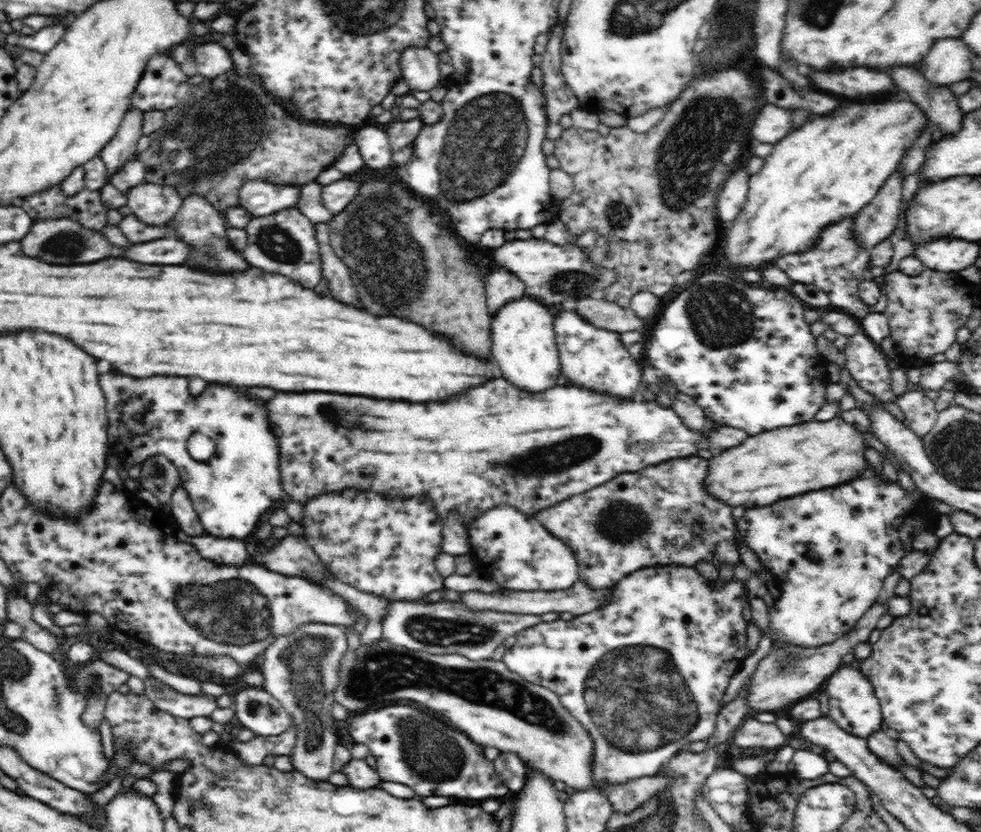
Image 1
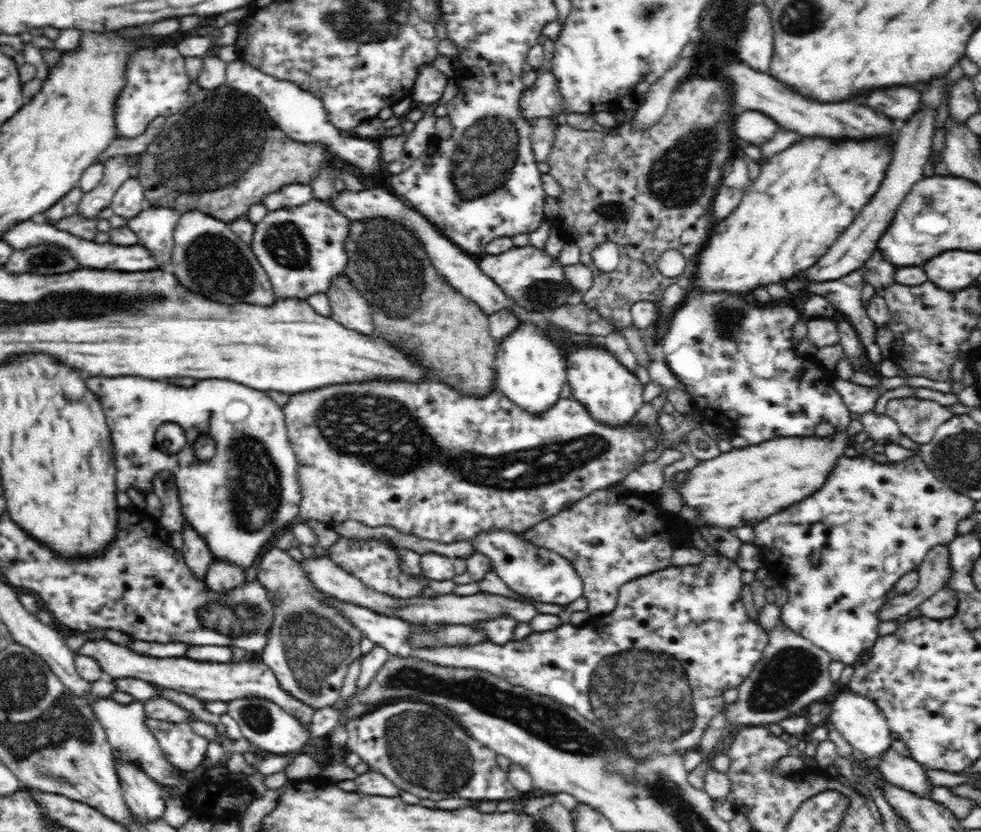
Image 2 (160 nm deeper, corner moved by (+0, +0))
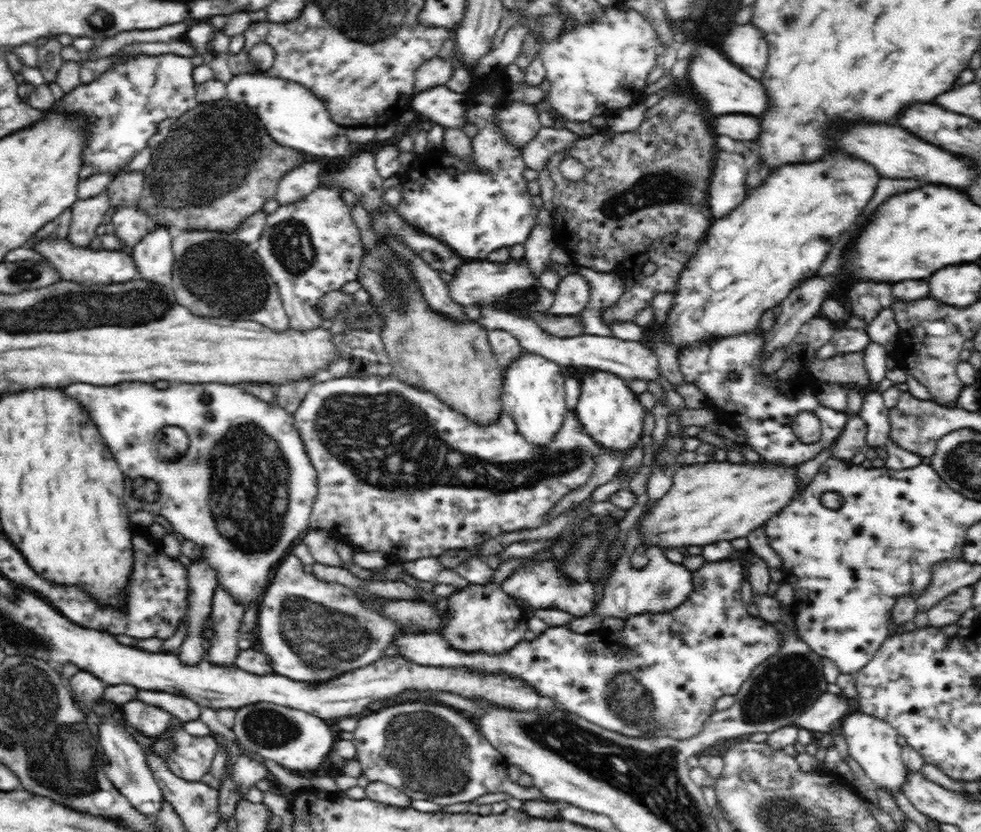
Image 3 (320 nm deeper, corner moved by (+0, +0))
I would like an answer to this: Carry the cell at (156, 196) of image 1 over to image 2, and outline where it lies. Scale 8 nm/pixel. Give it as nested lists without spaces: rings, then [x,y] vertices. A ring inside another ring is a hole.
[[[146,205],[138,217],[126,224],[126,227],[136,233],[138,245],[152,252],[160,270],[168,268],[170,264],[175,244],[173,233],[181,216],[176,209]]]

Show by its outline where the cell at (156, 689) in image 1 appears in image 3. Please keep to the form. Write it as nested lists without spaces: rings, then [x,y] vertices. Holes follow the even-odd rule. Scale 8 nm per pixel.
[[[140,701],[126,702],[122,705],[122,710],[126,721],[150,738],[159,738],[175,721],[174,716],[167,711]]]

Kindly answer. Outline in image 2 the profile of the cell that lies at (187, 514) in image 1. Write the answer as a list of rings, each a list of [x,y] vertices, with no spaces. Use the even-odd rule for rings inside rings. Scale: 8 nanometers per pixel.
[[[184,520],[182,528],[183,545],[181,551],[184,560],[193,575],[200,580],[205,580],[206,572],[212,564],[213,554],[210,552],[206,541]]]

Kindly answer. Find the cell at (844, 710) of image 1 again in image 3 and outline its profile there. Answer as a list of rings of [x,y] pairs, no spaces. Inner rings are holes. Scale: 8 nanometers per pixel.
[[[857,710],[846,716],[838,725],[844,735],[850,756],[865,770],[868,778],[887,792],[901,792],[906,782],[908,769],[902,761],[902,747],[898,745],[898,734],[888,723]]]

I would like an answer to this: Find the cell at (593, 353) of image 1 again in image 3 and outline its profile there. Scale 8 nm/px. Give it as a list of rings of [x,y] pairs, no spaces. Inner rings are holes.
[[[588,368],[588,372],[579,380],[581,394],[579,396],[575,412],[583,429],[605,450],[609,452],[625,452],[629,454],[641,442],[642,428],[644,428],[645,408],[640,404],[638,395],[627,385],[626,380],[603,370]]]

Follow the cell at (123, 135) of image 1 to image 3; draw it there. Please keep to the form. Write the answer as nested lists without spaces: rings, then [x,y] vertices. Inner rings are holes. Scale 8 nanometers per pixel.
[[[104,192],[90,199],[77,199],[71,210],[68,241],[74,247],[88,248],[97,236],[96,229],[102,224],[104,216],[112,210],[110,197],[108,197],[108,193]]]

